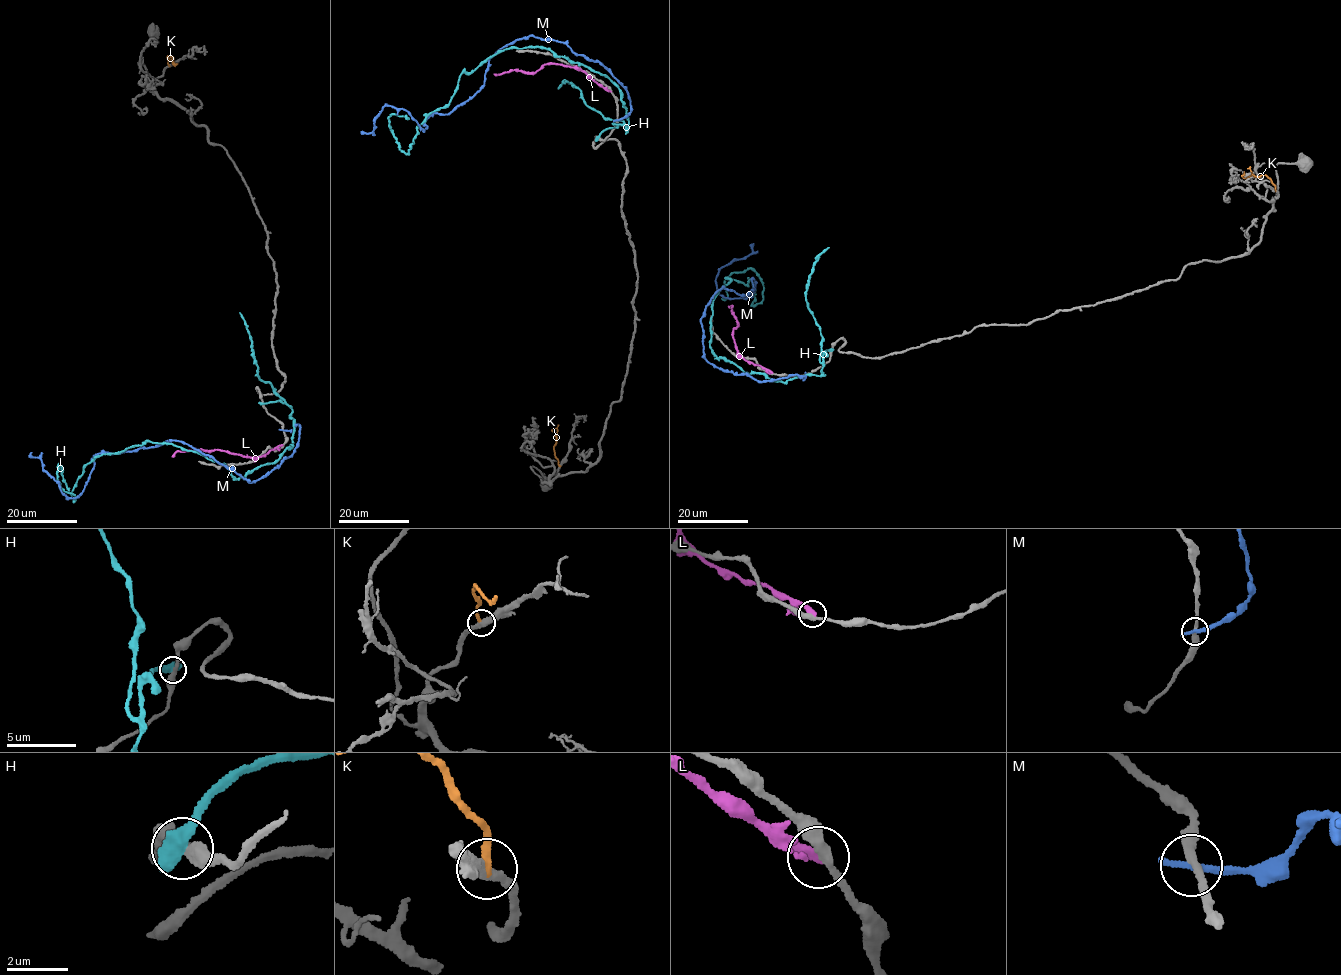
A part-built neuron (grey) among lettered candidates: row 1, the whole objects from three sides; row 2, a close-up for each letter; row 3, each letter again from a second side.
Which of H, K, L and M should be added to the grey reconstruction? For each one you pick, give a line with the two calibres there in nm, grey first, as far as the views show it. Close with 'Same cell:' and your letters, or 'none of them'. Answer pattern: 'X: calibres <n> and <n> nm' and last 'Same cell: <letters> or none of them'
Same cell: none of them

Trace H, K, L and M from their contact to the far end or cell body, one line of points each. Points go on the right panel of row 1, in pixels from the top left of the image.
H: (831, 351), (821, 376), (746, 372), (710, 347), (713, 298), (748, 279), (760, 303), (762, 279), (721, 298)
K: (1275, 190), (1275, 185), (1264, 175), (1245, 178), (1244, 171)
L: (772, 373), (748, 361), (738, 351), (732, 334), (738, 325), (732, 305), (728, 306)
M: (805, 375), (704, 357), (713, 295), (754, 291), (716, 279), (750, 244)

